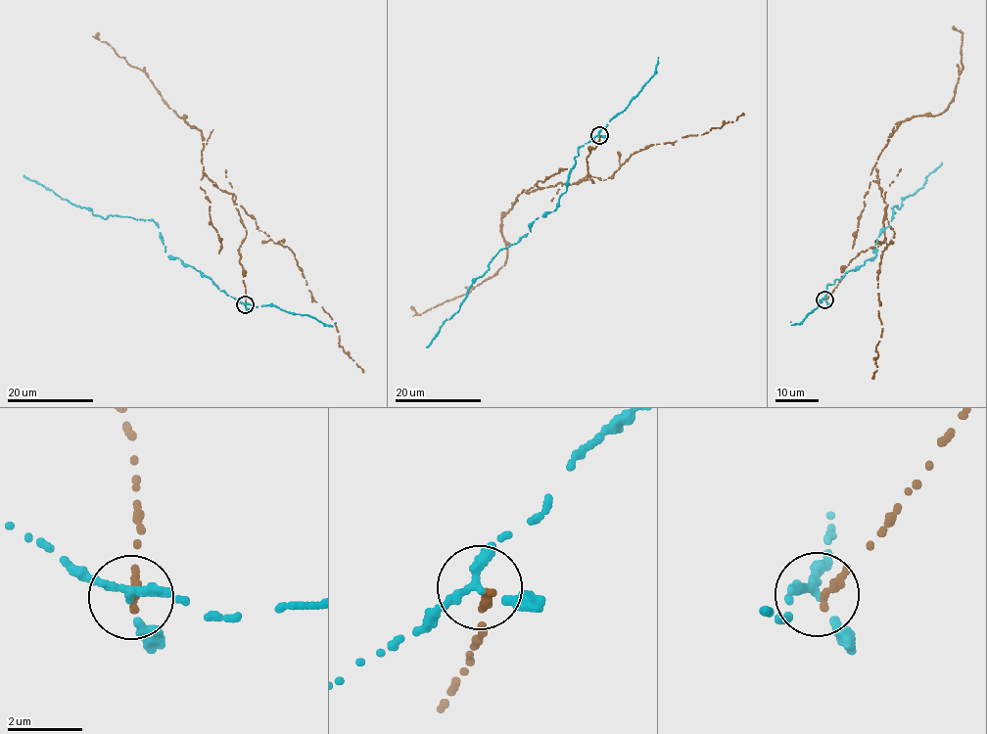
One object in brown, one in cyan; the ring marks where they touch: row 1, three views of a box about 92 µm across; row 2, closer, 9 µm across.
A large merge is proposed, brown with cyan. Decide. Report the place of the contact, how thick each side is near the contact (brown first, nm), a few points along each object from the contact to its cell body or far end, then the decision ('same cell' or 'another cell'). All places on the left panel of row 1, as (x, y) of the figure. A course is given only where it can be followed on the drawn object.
place (245, 304); calibres 220 and 200 nm; course brown (245, 304), (238, 254), (247, 231), (232, 195), (203, 169), (202, 133), (97, 32); course cyan (245, 304), (220, 291), (199, 270), (168, 255), (158, 225), (151, 220), (94, 215), (23, 174); another cell

